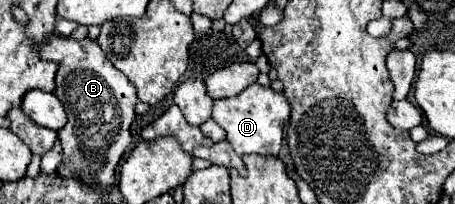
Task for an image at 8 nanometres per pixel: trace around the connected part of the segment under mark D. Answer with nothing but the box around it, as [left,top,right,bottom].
[212,82,290,156]

